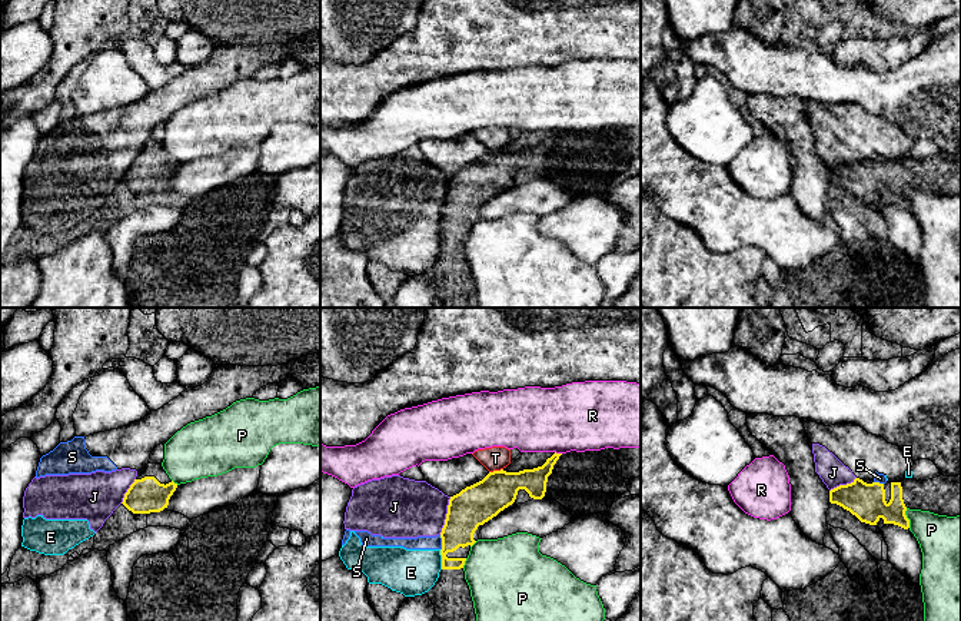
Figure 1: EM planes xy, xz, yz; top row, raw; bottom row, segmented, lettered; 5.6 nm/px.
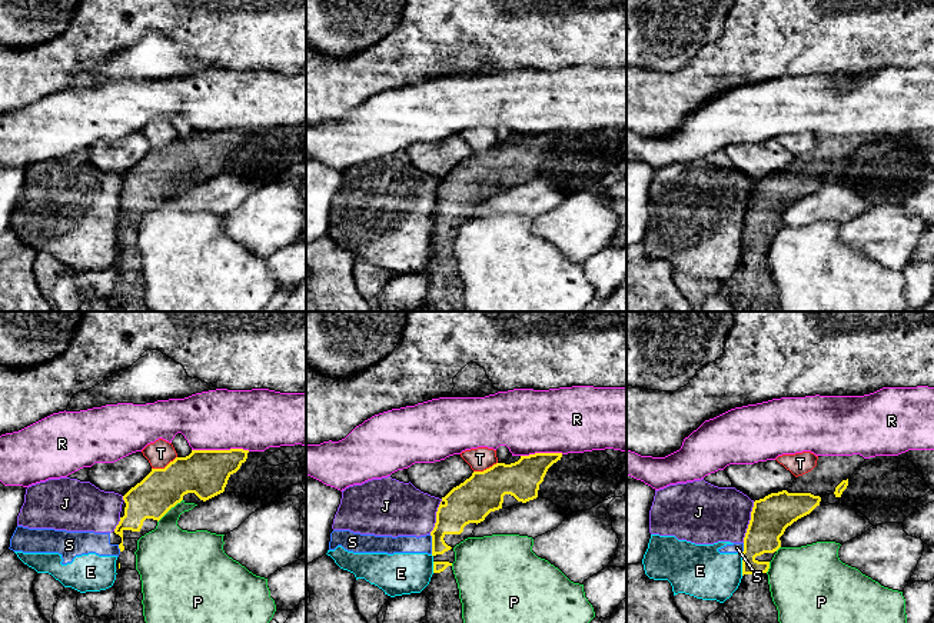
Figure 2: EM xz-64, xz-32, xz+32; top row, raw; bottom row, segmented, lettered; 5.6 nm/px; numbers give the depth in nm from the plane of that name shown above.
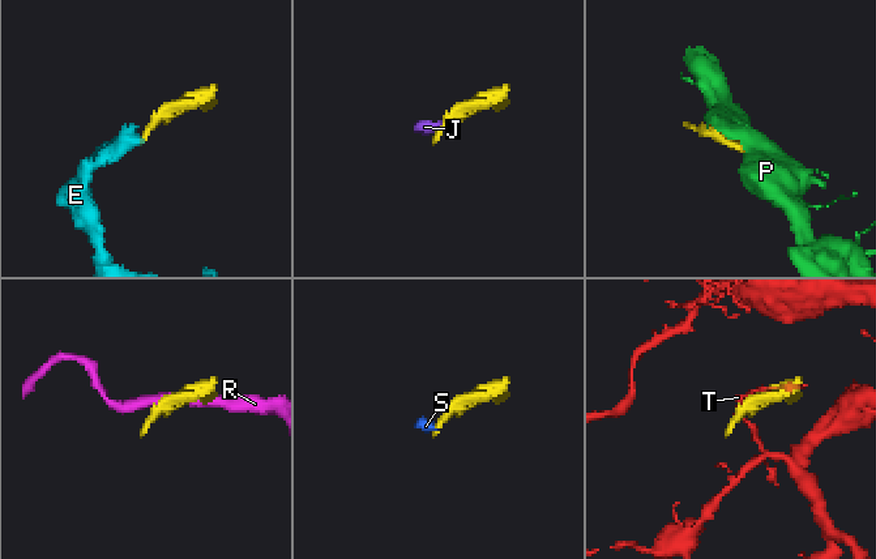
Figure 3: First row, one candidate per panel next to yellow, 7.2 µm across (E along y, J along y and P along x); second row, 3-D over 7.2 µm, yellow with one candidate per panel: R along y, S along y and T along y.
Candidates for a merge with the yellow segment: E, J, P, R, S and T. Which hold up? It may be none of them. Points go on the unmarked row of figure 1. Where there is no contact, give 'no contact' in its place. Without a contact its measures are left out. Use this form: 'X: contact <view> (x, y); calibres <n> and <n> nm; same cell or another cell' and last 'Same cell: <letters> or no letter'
E: contact xz (442, 239); calibres 180 and 260 nm; another cell
J: contact xz (446, 195); calibres 220 and 340 nm; another cell
P: contact yz (907, 198); calibres 200 and 280 nm; another cell
R: contact xz (558, 133); calibres 140 and 380 nm; another cell
S: contact xz (442, 222); calibres 220 and 80 nm; another cell
T: contact xz (495, 150); calibres 220 and 140 nm; another cell
Same cell: no letter

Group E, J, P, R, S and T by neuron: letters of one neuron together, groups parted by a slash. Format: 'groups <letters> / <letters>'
groups E J S / P / R / T

